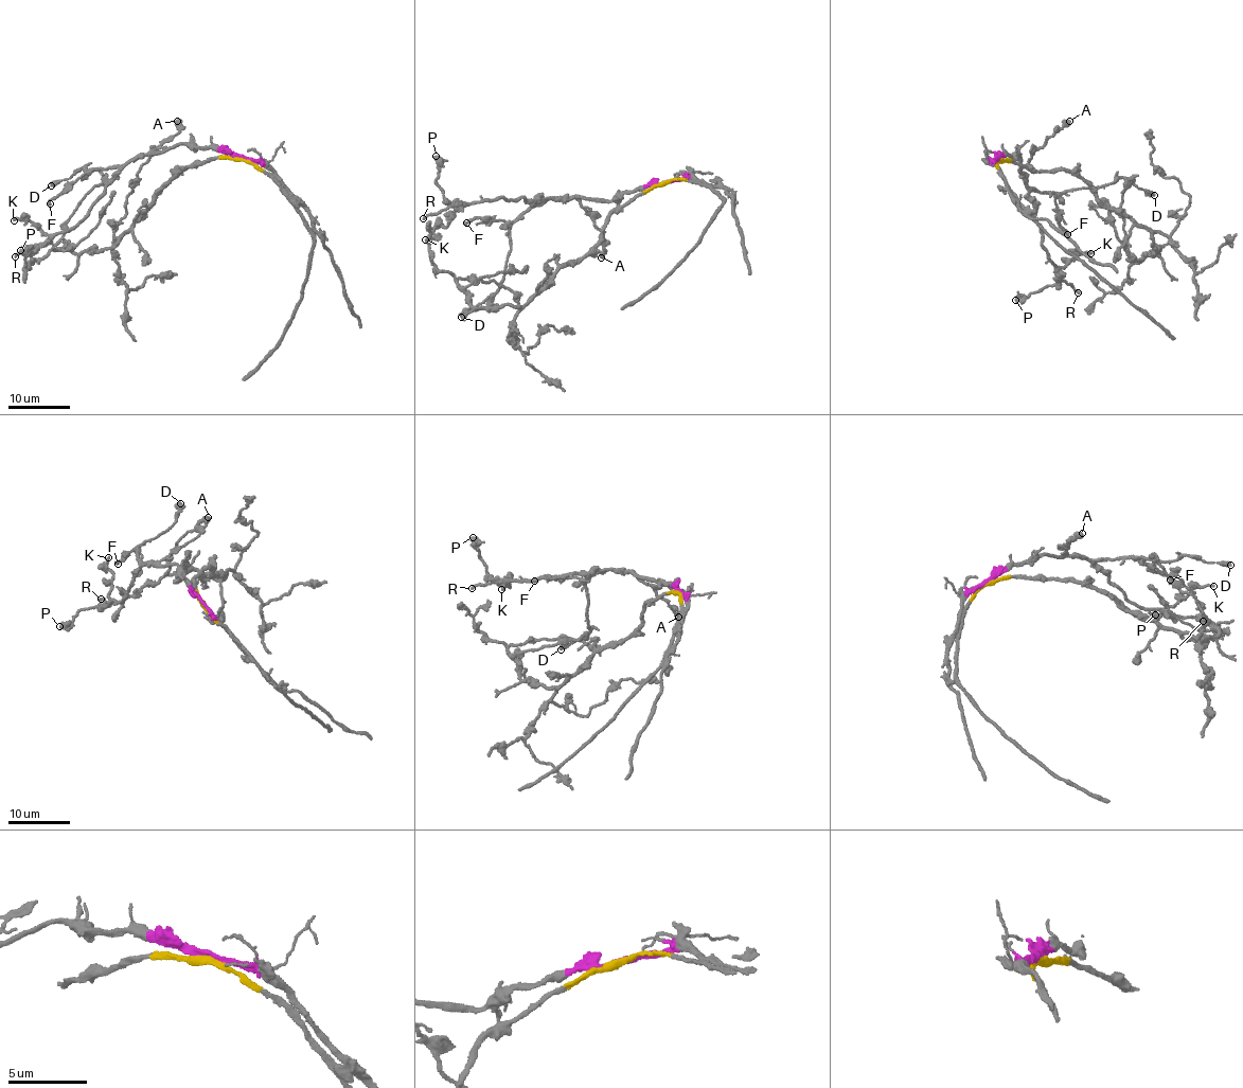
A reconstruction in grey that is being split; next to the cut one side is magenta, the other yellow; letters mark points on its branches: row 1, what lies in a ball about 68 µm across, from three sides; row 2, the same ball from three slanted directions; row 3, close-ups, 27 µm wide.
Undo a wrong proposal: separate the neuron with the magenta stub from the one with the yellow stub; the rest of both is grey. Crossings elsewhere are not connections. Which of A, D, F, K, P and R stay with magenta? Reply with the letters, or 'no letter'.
A, D, F, K, P, R

